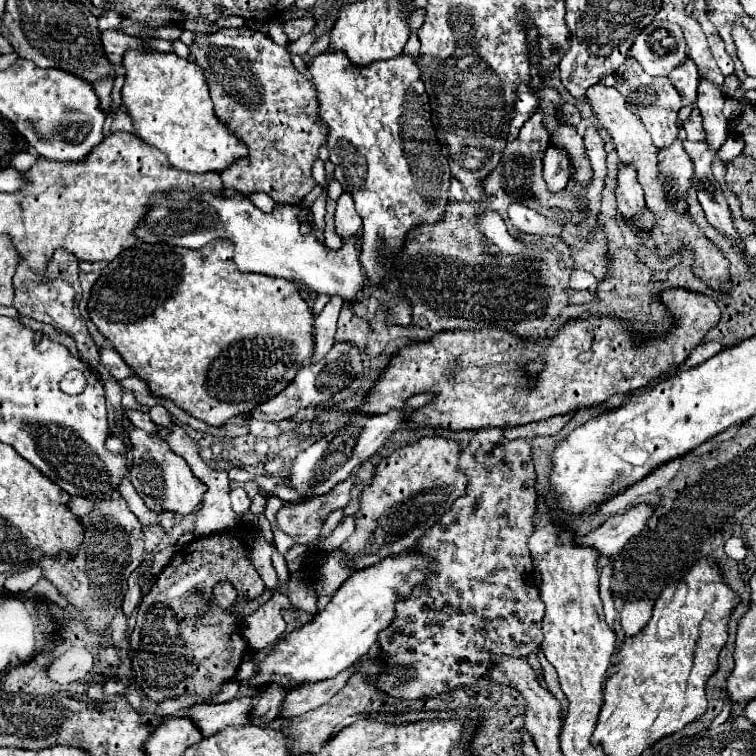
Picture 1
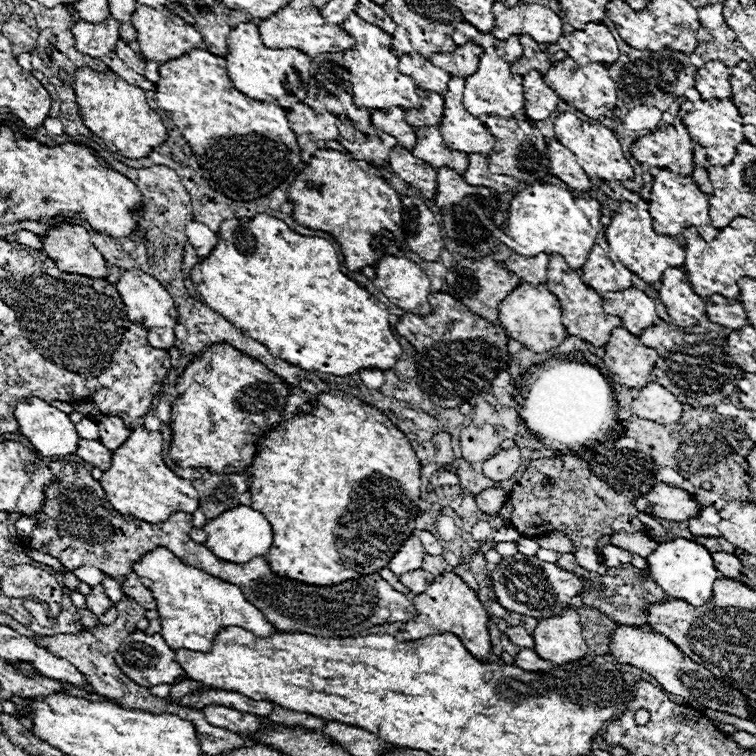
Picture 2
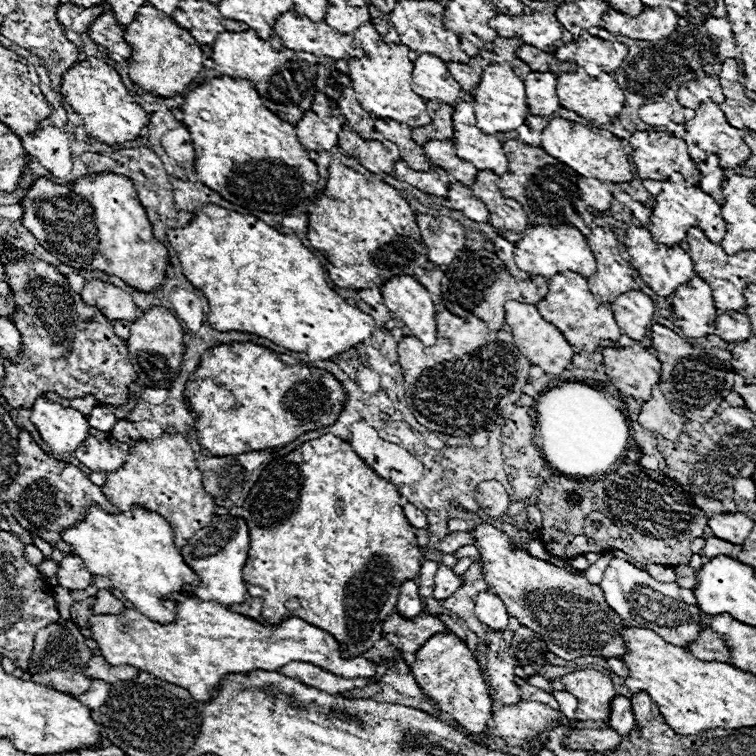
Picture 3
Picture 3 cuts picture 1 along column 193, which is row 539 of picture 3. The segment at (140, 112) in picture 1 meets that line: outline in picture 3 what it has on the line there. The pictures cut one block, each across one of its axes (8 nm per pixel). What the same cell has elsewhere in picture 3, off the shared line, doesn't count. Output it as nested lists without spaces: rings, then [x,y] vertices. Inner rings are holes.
[[[90,506],[84,520],[80,520],[72,528],[62,530],[62,540],[74,548],[74,552],[84,560],[86,568],[90,568],[90,572],[94,572],[94,576],[110,578],[112,584],[122,592],[124,600],[128,600],[134,606],[134,610],[138,610],[140,614],[148,616],[154,622],[168,624],[174,620],[176,604],[172,600],[162,602],[162,598],[166,594],[184,592],[182,584],[198,584],[200,582],[200,578],[194,576],[194,572],[182,560],[180,550],[174,546],[170,524],[156,512],[148,512],[142,506],[126,510],[126,512],[118,512],[118,514],[110,514],[98,506]]]

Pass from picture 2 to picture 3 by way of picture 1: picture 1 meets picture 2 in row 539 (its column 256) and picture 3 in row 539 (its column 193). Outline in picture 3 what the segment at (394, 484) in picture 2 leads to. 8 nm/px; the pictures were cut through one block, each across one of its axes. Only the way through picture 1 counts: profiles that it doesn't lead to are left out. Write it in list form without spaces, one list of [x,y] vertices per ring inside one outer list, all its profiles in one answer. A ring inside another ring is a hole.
[[[324,434],[322,438],[316,438],[316,440],[310,440],[310,442],[304,442],[300,444],[294,452],[286,454],[286,456],[278,456],[274,458],[260,474],[258,482],[254,484],[254,488],[250,490],[248,498],[244,500],[244,506],[242,506],[242,518],[246,520],[248,524],[248,532],[250,532],[250,550],[248,550],[248,560],[246,560],[246,566],[242,570],[242,580],[246,580],[246,592],[252,596],[252,598],[262,598],[264,600],[264,612],[262,612],[262,622],[268,622],[268,624],[280,624],[284,618],[292,618],[292,616],[298,616],[318,628],[322,628],[324,632],[330,632],[338,644],[342,646],[342,656],[346,658],[354,658],[354,656],[362,656],[364,652],[368,652],[374,642],[378,642],[382,638],[382,626],[384,622],[388,620],[390,614],[396,612],[396,602],[398,602],[398,596],[400,596],[400,586],[406,582],[406,580],[414,580],[420,572],[420,548],[418,548],[418,542],[416,542],[416,536],[414,536],[414,528],[406,522],[406,516],[404,516],[404,510],[402,506],[398,504],[400,502],[400,494],[398,494],[398,488],[394,484],[390,484],[388,480],[380,478],[354,450],[348,442],[332,436],[332,434]],[[290,598],[296,598],[298,600],[298,608],[290,610],[286,606],[286,602]]]

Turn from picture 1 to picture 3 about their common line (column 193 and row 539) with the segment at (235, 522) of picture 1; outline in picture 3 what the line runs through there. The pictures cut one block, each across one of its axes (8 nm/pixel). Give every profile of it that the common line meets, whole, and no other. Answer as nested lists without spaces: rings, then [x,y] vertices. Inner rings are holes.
[[[454,532],[454,534],[446,536],[446,538],[442,538],[439,549],[443,554],[452,554],[452,552],[456,552],[460,546],[472,544],[470,538],[472,538],[470,532]]]

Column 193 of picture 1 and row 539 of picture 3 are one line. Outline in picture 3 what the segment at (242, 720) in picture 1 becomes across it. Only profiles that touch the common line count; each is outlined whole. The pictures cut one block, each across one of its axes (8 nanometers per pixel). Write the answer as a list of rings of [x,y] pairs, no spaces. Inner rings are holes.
[[[716,536],[706,538],[706,546],[700,550],[700,554],[706,556],[706,558],[710,558],[710,560],[712,560],[714,556],[720,556],[720,554],[726,554],[726,556],[730,556],[730,558],[738,558],[738,552],[740,552],[740,546],[730,544],[730,542],[726,542],[726,540],[720,540],[720,538],[716,538]]]

